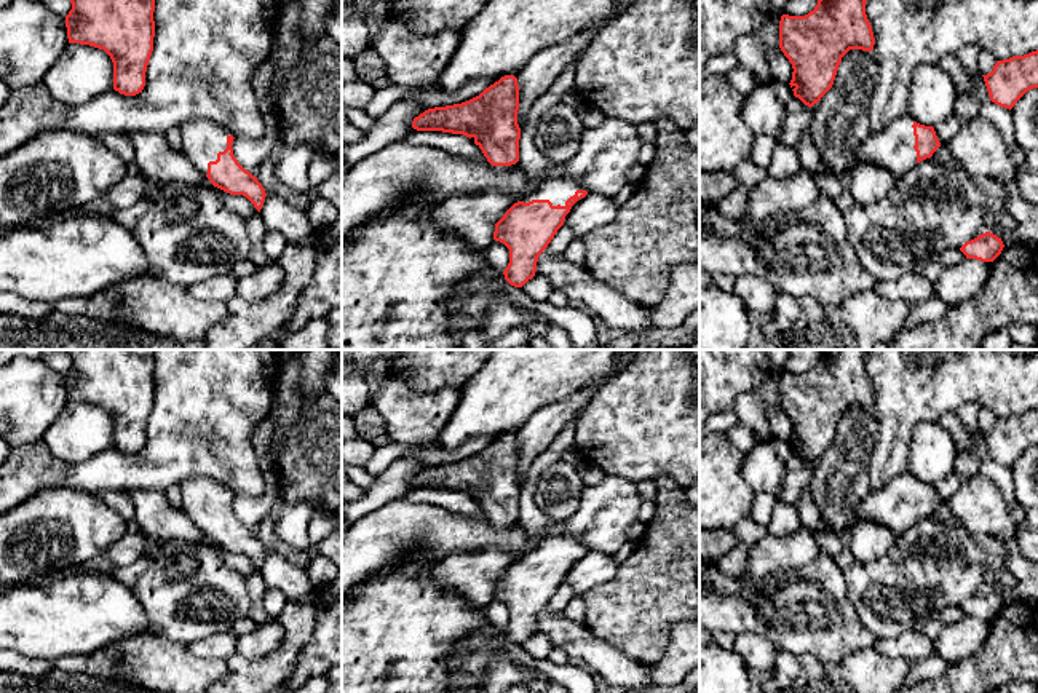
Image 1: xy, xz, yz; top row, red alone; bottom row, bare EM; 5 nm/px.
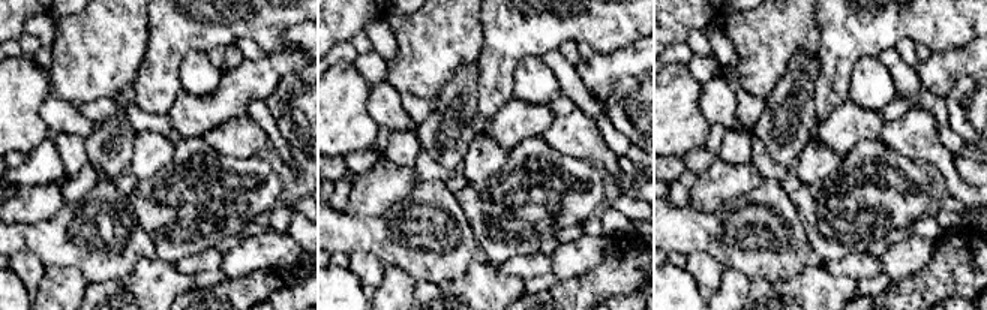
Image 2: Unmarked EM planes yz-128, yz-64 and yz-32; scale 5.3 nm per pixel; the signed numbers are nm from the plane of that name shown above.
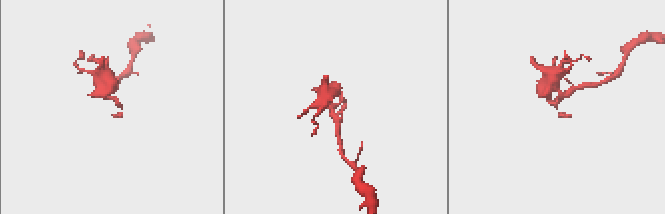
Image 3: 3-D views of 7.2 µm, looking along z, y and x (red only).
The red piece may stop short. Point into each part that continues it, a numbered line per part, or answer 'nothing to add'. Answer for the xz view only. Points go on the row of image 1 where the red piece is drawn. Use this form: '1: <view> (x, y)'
1: xz (558, 190)

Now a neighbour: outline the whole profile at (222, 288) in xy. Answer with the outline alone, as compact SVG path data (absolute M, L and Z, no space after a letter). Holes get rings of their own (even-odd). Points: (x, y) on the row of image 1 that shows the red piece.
M232 273L217 275L188 286L187 291L192 297L200 300L214 300L227 303L230 299L238 297L236 281L238 276Z

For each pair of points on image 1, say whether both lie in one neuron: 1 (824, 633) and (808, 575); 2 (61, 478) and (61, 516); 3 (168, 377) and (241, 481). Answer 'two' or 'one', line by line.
1: one
2: two
3: one

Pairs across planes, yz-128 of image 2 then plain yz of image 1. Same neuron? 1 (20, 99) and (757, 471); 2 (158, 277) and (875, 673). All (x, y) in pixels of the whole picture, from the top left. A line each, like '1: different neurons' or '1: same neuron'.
1: different neurons
2: same neuron

